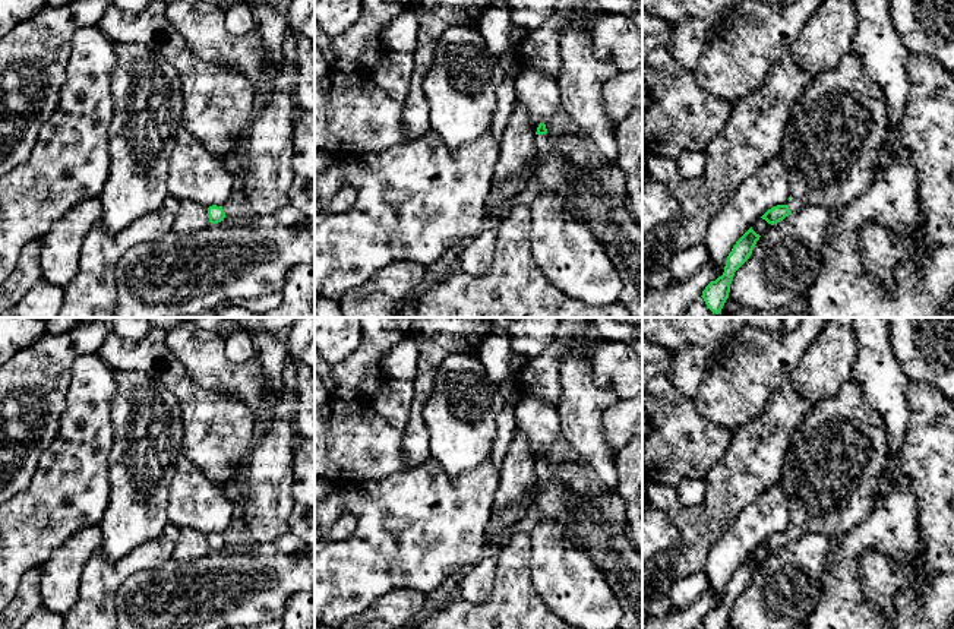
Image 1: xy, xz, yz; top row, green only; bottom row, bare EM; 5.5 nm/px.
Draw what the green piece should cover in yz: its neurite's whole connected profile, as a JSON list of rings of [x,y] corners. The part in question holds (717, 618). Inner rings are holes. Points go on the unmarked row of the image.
[[[752,554],[736,569],[727,584],[724,600],[716,609],[711,609],[702,619],[704,629],[726,629],[730,620],[730,611],[735,600],[749,587],[752,578],[759,568]]]

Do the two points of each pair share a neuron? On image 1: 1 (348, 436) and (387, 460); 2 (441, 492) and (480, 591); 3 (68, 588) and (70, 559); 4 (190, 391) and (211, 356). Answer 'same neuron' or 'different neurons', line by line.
1: same neuron
2: different neurons
3: same neuron
4: different neurons

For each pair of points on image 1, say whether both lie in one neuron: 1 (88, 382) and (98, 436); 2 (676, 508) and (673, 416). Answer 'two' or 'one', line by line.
1: one
2: two

